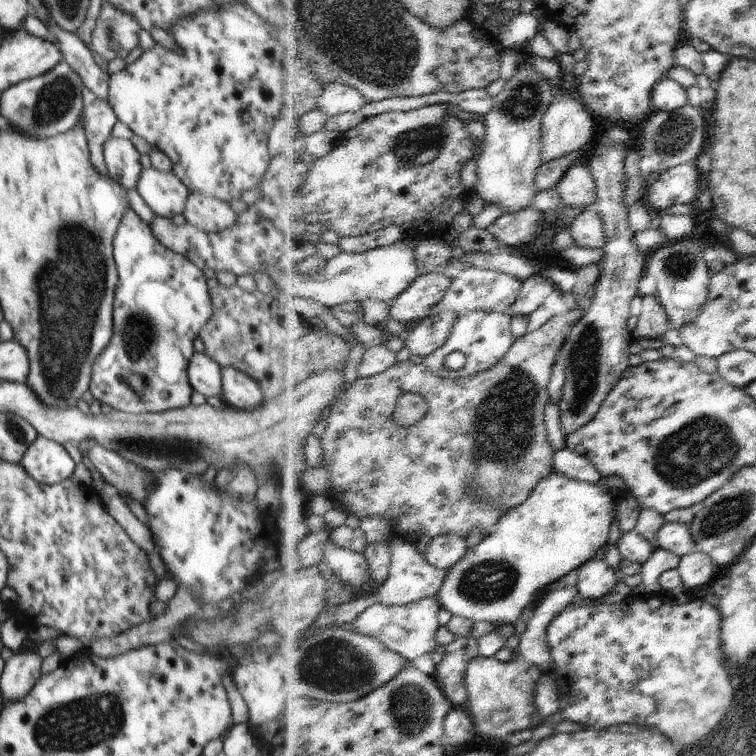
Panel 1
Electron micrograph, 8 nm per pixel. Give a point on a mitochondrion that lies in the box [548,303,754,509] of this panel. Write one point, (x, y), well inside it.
(699, 449)

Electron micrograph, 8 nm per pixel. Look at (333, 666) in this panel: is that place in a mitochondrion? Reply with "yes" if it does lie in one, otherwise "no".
yes

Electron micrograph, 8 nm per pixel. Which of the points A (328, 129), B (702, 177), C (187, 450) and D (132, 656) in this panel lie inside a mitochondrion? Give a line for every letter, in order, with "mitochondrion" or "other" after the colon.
A: other
B: other
C: mitochondrion
D: other

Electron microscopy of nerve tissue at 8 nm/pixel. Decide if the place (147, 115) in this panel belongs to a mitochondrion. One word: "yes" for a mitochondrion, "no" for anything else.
no

